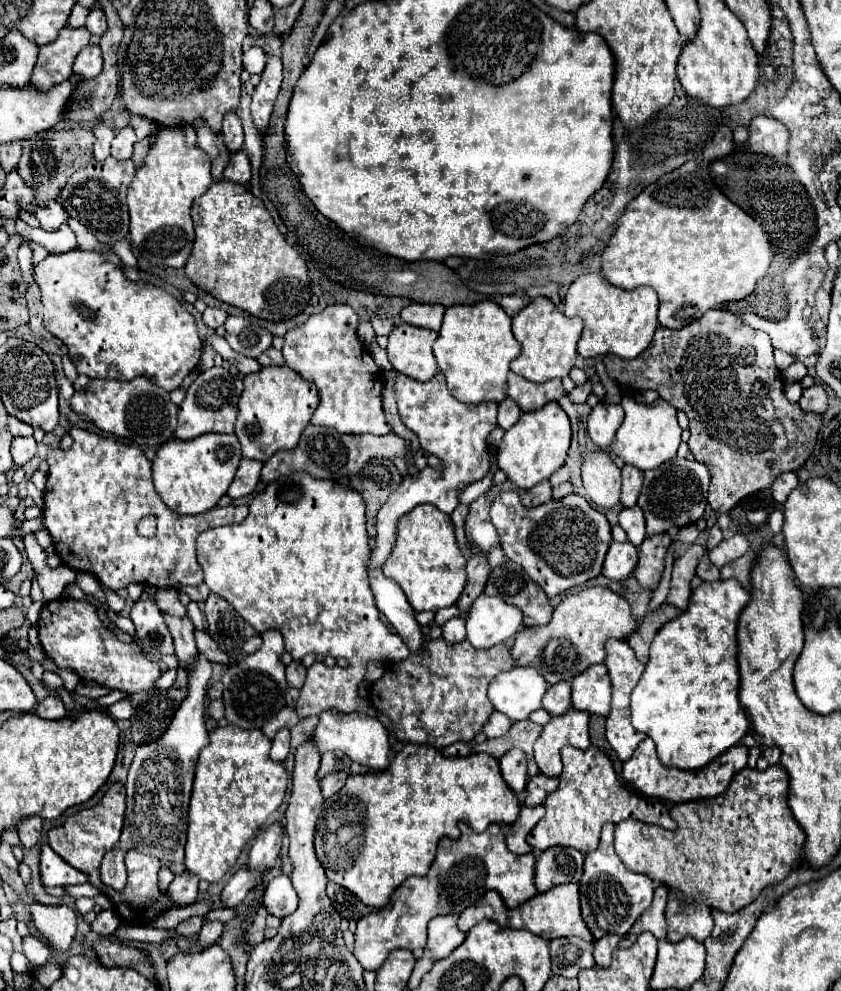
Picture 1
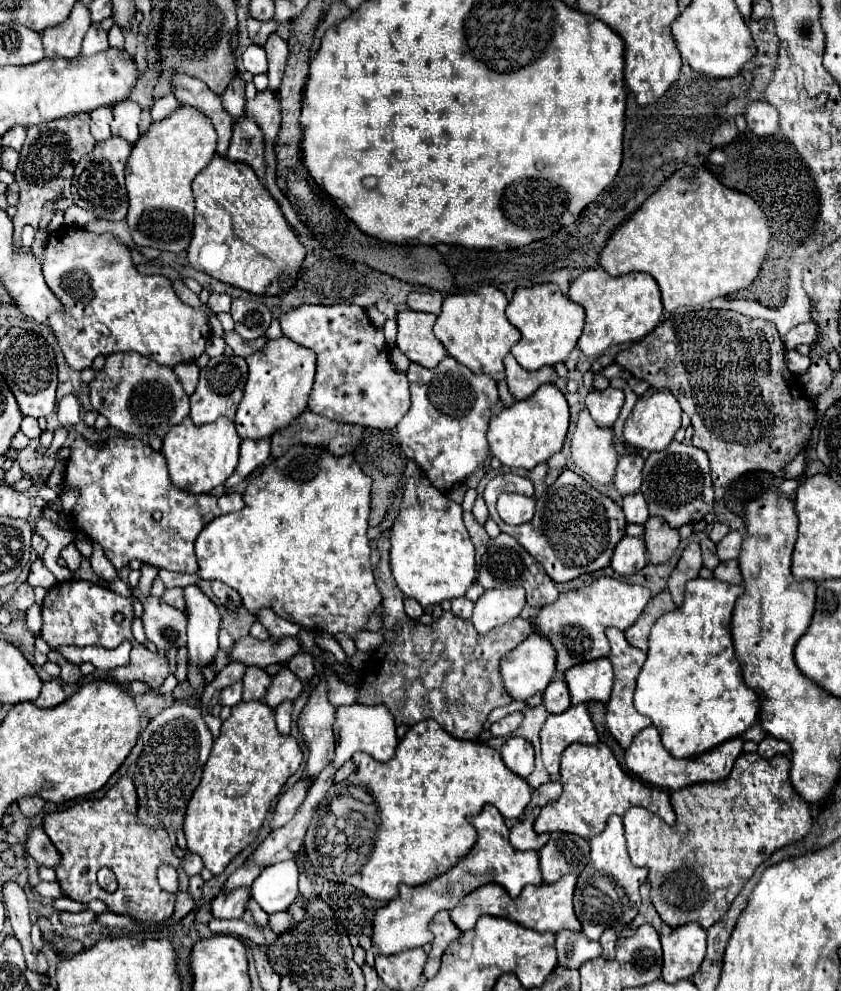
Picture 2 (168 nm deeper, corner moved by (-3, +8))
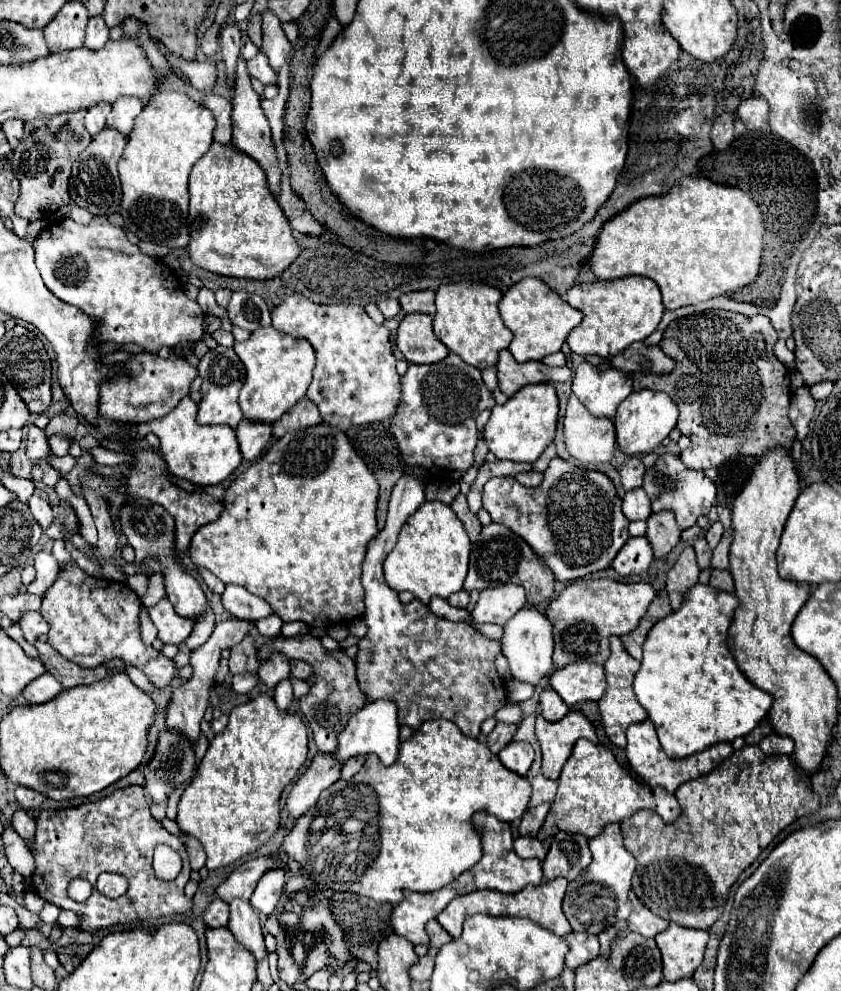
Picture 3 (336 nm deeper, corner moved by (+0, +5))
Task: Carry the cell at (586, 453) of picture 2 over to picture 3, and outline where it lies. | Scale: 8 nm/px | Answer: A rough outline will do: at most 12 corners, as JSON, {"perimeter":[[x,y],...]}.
{"perimeter":[[570,395],[568,453],[582,465],[612,461],[616,429]]}

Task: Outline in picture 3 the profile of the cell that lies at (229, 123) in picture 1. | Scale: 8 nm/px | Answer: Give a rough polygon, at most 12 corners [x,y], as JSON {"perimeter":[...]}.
{"perimeter":[[236,23],[222,29],[220,45],[228,85],[234,87],[242,33]]}

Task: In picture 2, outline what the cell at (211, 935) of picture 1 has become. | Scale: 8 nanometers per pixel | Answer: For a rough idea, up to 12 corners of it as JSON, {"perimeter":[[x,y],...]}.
{"perimeter":[[241,886],[225,894],[219,890],[215,918],[241,918],[251,888]]}

